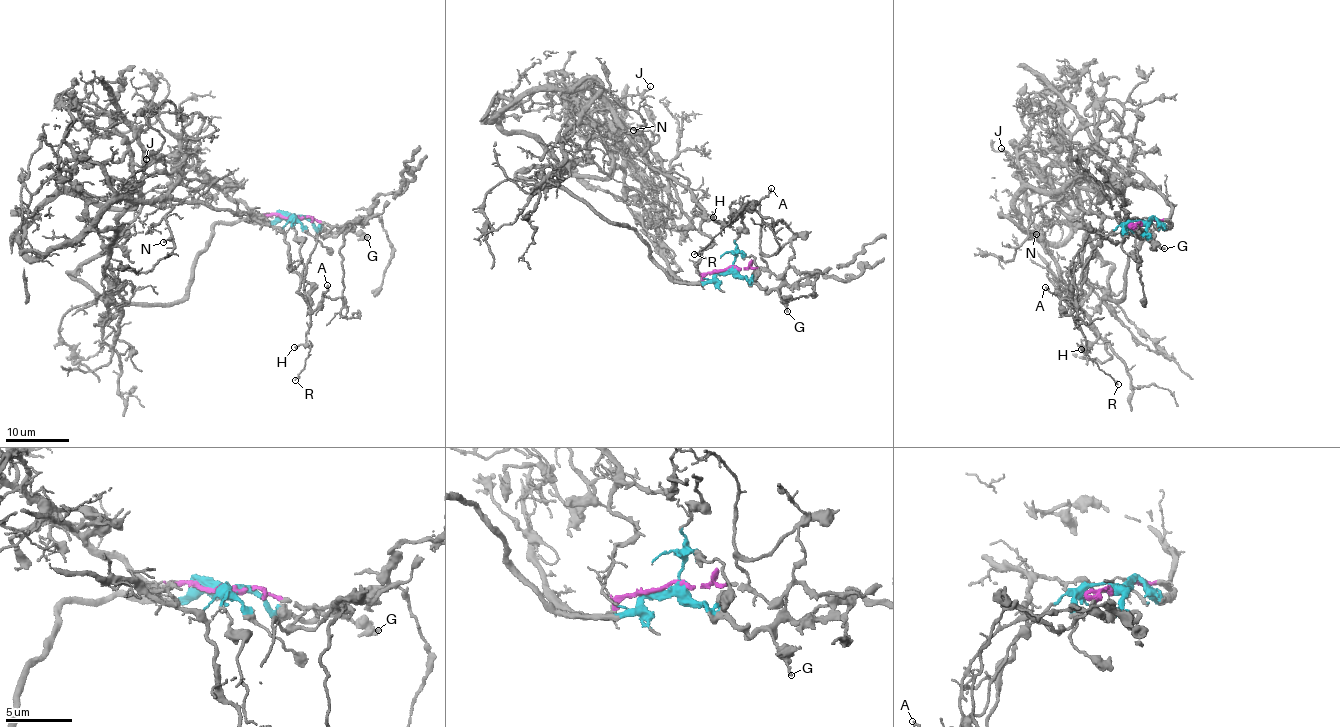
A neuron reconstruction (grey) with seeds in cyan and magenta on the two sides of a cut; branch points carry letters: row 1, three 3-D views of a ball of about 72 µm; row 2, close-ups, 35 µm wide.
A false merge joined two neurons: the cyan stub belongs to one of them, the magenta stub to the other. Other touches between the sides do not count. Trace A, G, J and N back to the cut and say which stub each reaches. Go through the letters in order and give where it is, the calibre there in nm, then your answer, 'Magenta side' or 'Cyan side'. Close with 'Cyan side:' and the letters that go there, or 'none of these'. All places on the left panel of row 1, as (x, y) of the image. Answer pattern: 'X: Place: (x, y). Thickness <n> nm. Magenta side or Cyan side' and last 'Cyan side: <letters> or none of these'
A: Place: (327, 285). Thickness 170 nm. Cyan side
G: Place: (367, 237). Thickness 180 nm. Cyan side
J: Place: (146, 159). Thickness 110 nm. Cyan side
N: Place: (163, 242). Thickness 110 nm. Cyan side
Cyan side: A, G, J, N

